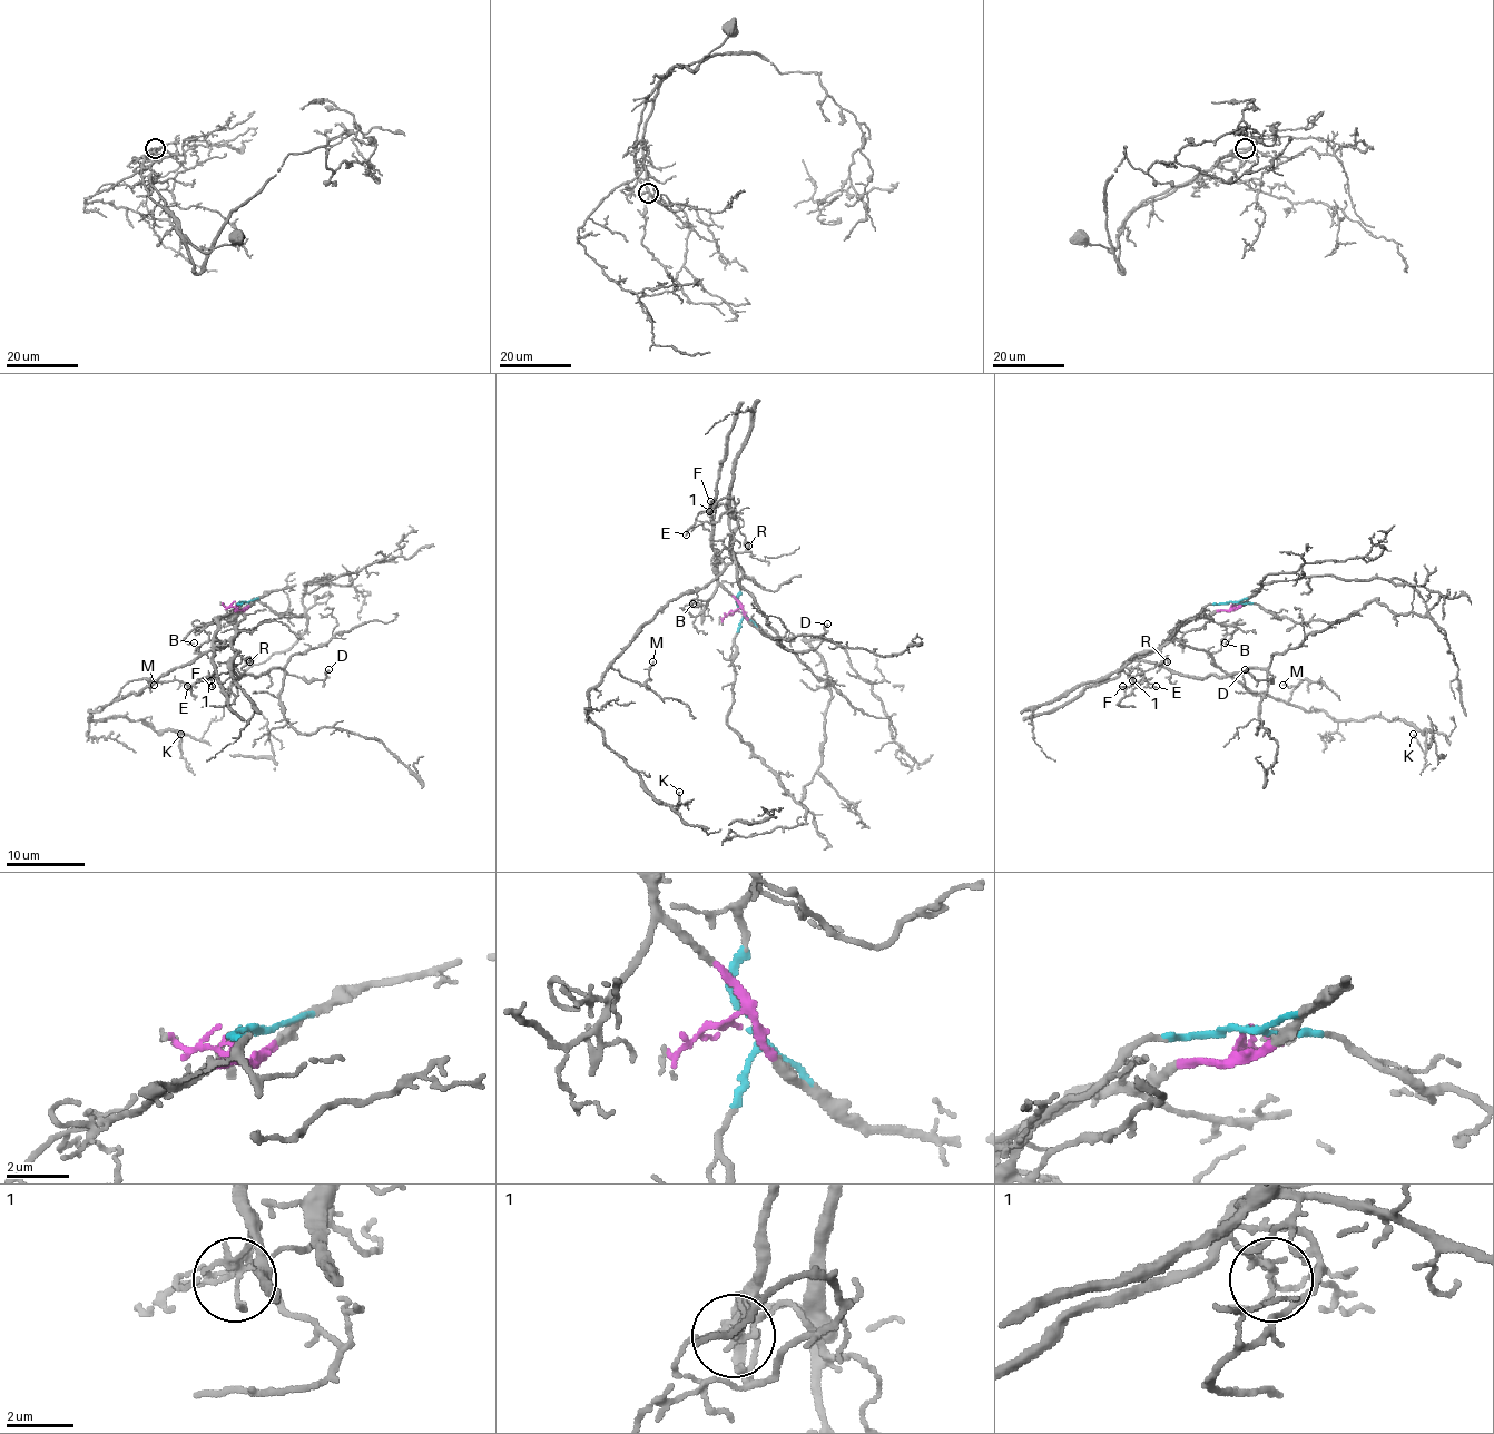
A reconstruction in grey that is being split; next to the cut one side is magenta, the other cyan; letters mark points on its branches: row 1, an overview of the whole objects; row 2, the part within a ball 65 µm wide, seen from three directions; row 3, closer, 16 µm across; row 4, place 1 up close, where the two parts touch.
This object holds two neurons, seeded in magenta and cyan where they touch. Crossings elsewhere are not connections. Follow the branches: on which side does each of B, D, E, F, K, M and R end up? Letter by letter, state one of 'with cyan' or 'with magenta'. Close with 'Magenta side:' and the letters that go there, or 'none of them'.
B: with magenta
D: with cyan
E: with magenta
F: with magenta
K: with cyan
M: with cyan
R: with cyan
Magenta side: B, E, F

